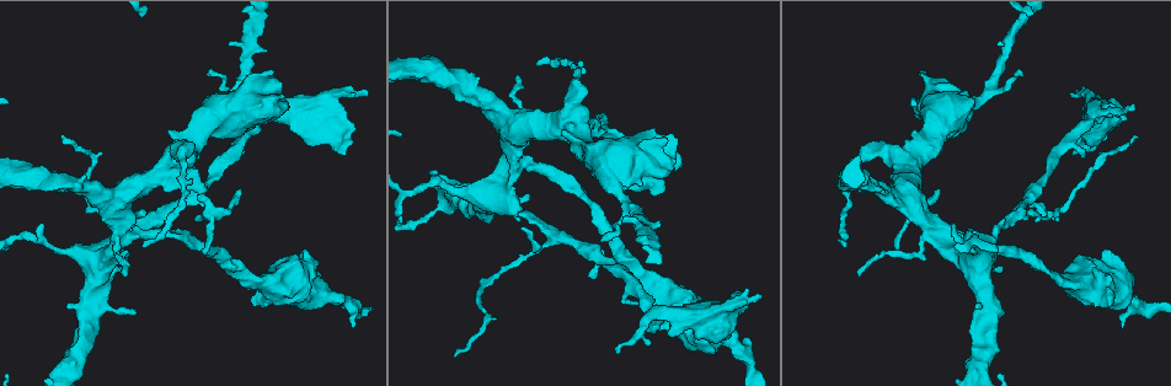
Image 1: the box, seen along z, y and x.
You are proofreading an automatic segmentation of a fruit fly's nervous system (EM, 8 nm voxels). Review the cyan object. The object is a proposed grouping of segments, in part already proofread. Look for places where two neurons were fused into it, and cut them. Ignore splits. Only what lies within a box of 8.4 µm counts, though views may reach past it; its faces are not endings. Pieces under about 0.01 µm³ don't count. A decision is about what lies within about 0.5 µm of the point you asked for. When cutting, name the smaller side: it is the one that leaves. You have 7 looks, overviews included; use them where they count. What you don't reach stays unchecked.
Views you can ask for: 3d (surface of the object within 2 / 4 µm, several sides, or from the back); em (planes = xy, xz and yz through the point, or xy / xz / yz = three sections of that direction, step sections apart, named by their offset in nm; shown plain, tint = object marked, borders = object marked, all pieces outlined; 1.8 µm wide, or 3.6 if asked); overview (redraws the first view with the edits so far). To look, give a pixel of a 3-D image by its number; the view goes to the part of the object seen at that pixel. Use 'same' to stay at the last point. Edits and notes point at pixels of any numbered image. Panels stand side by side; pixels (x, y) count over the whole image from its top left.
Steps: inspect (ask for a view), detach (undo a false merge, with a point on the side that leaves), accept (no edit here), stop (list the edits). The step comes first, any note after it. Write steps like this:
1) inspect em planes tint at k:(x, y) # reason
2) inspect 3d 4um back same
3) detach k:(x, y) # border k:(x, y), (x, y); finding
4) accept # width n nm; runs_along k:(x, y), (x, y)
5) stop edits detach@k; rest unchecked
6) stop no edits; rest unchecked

inspect em yz step 8 borders at 1:(1027, 196) # a fork

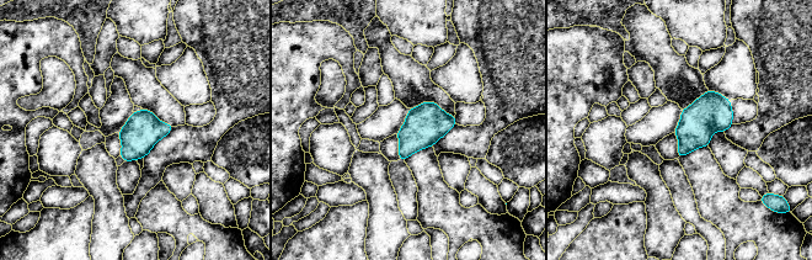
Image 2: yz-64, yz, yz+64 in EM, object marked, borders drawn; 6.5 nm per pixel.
accept # one neuron here

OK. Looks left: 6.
inspect 3d 2um at 1:(603, 131) # abrupt turn

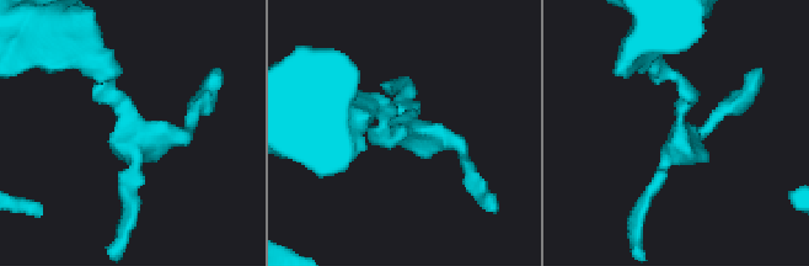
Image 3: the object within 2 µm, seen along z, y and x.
inspect em xy step 4 tint at 3:(123, 130)

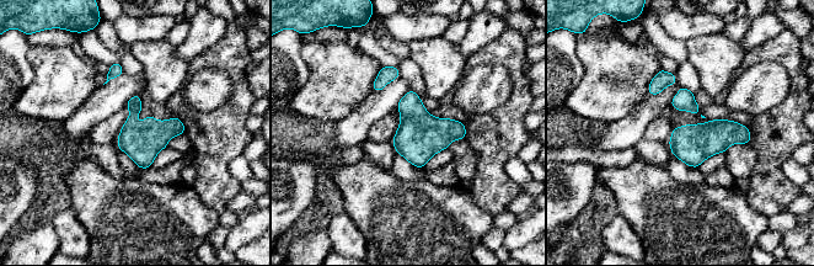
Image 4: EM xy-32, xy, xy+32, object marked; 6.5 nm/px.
inspect em planes tint same # another direction

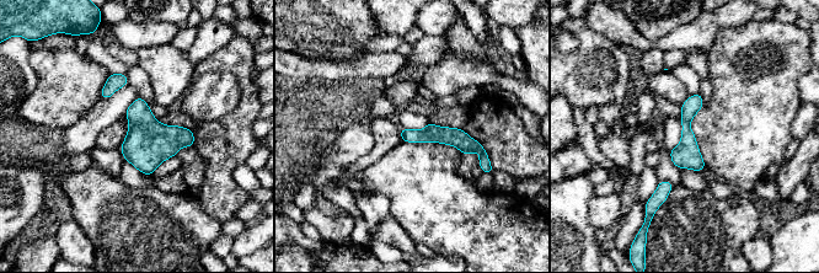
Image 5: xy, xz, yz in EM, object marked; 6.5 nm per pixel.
accept # runs_along 5:(403, 132), (456, 137), (482, 158); all the same neuron

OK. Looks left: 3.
inspect em yz step 4 tint at 1:(939, 238) # looks like a crossing

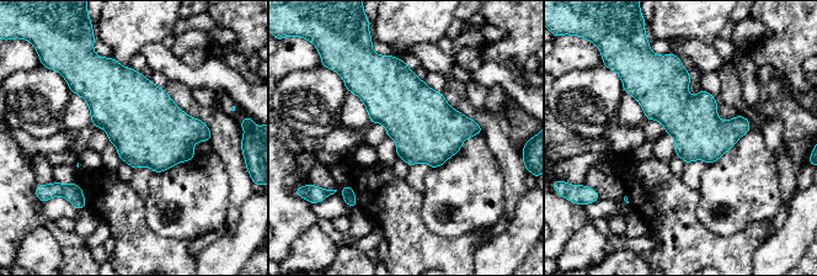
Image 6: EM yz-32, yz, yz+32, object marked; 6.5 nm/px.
inspect em planes tint same

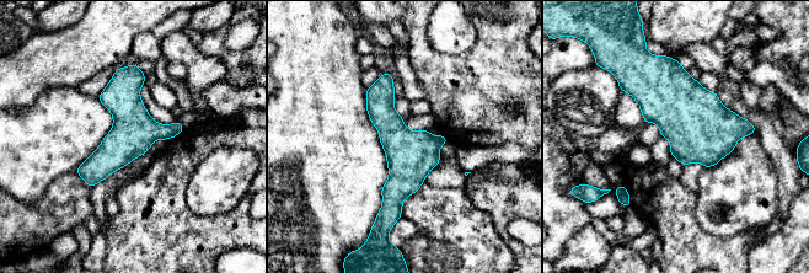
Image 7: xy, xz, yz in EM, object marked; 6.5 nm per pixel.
accept # width 280 nm; one neuron here

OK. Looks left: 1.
stop no edits; rest unchecked

